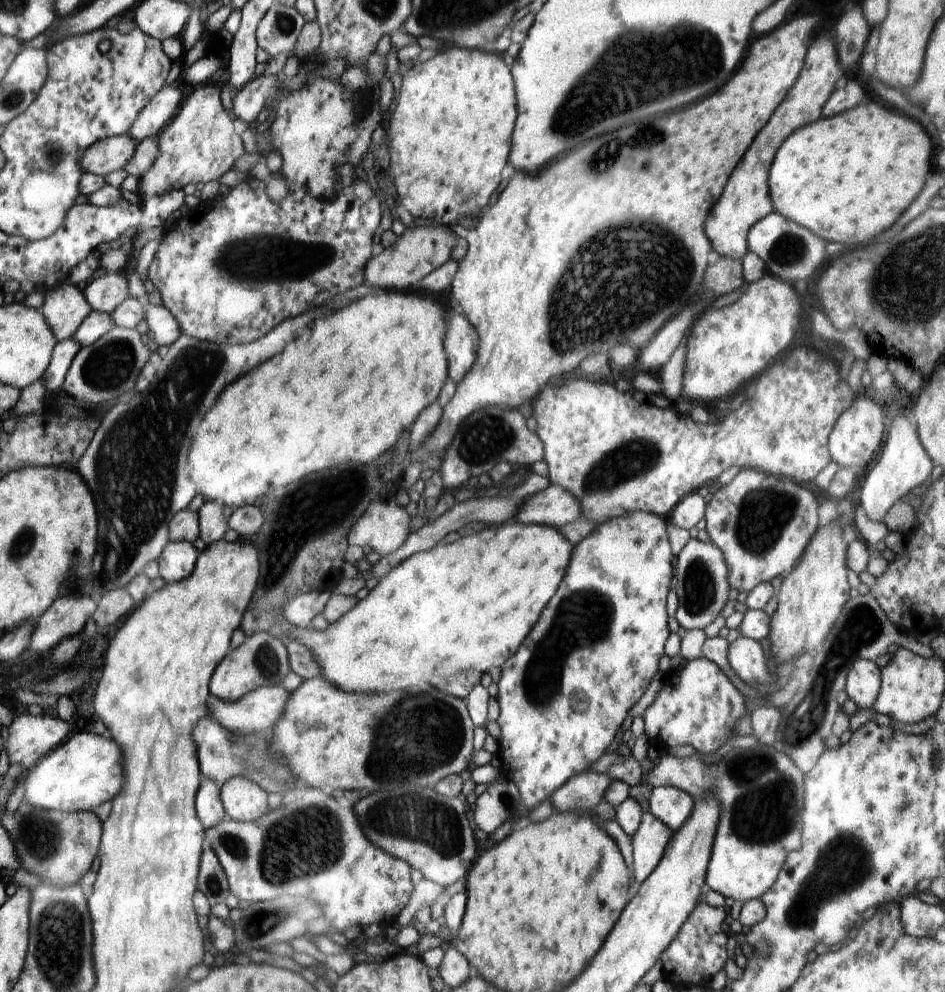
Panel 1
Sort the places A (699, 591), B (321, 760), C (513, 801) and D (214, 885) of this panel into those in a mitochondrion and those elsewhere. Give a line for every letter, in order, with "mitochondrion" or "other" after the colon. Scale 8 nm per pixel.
A: mitochondrion
B: other
C: mitochondrion
D: mitochondrion

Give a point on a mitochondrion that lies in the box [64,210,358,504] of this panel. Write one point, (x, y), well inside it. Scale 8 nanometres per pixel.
(108, 367)

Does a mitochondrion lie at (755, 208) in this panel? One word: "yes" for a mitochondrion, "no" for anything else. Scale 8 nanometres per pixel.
no

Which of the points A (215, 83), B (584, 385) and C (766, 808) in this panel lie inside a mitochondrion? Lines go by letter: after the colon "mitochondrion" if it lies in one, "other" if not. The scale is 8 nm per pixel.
A: other
B: other
C: mitochondrion

